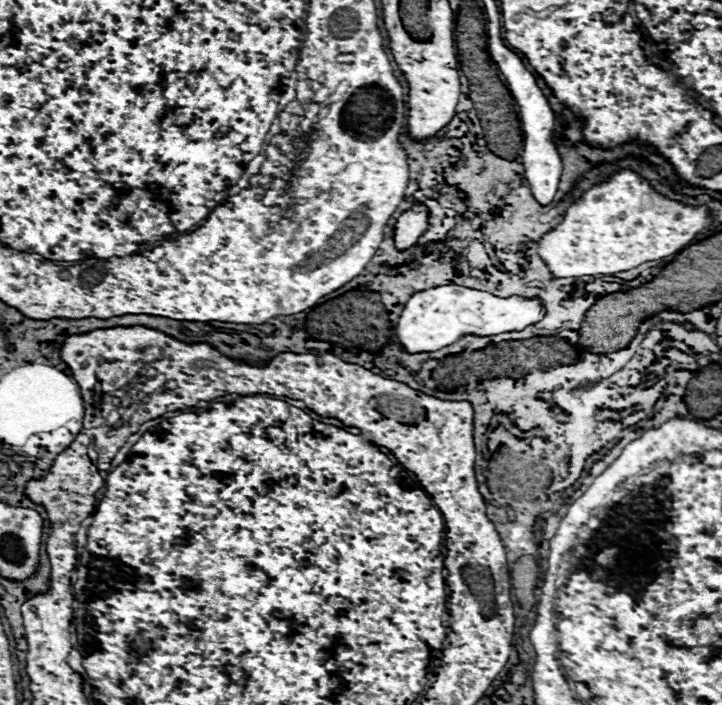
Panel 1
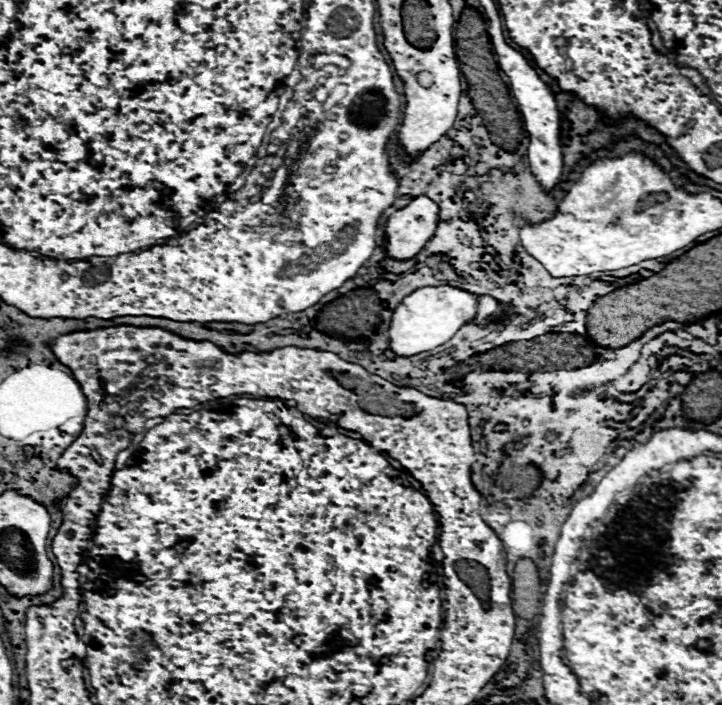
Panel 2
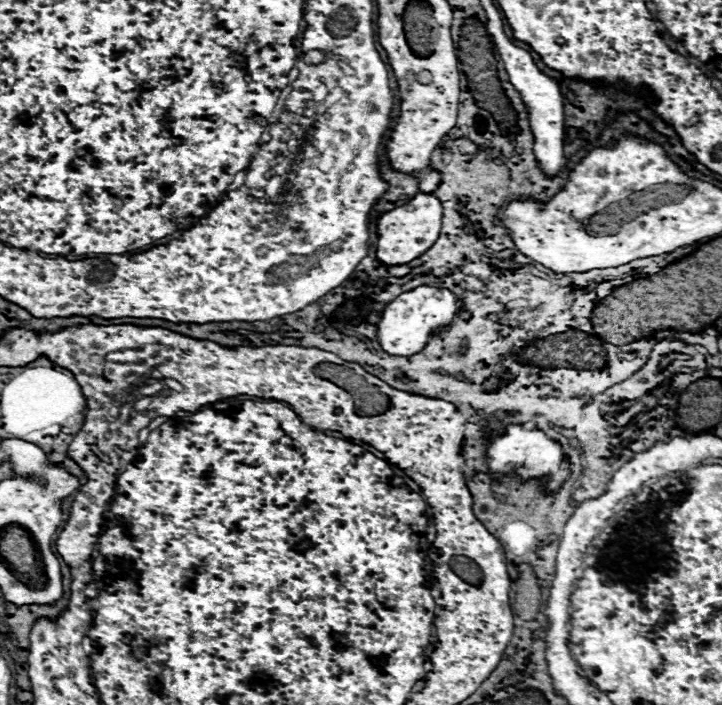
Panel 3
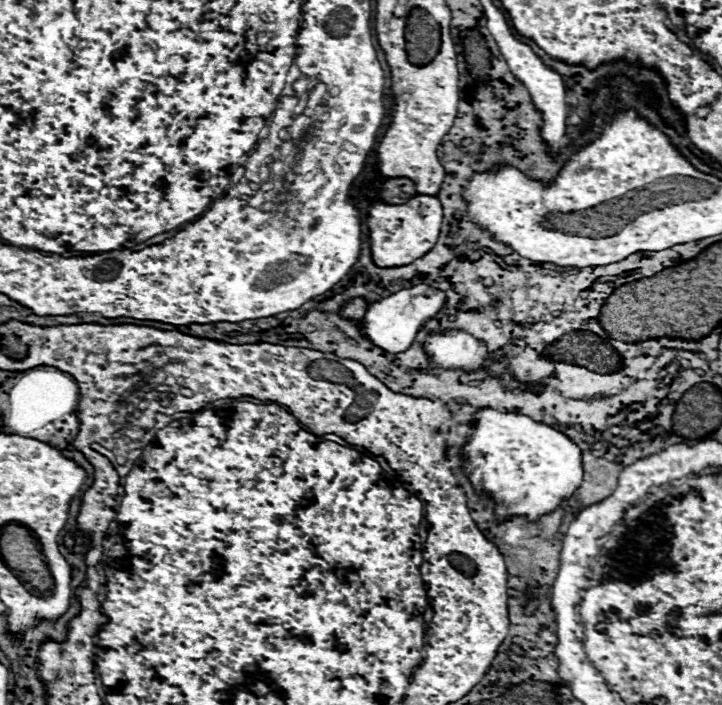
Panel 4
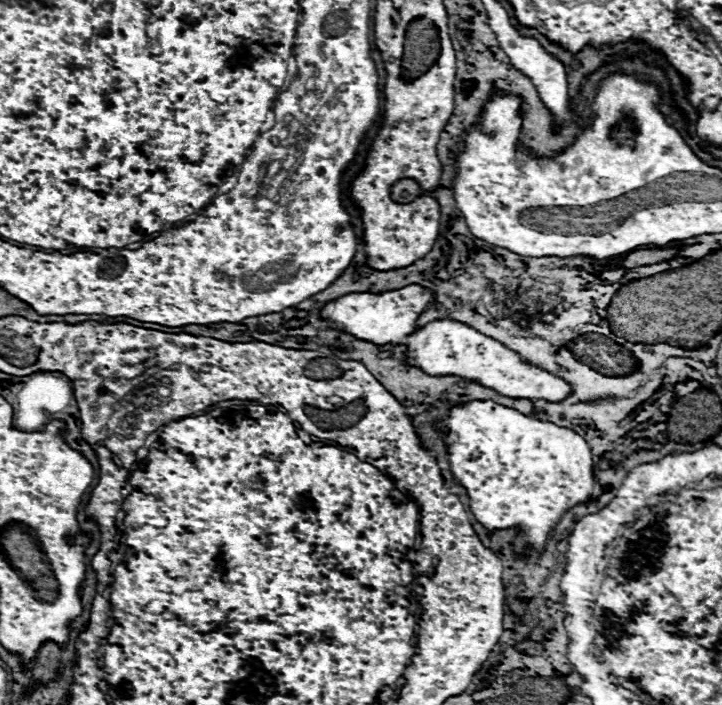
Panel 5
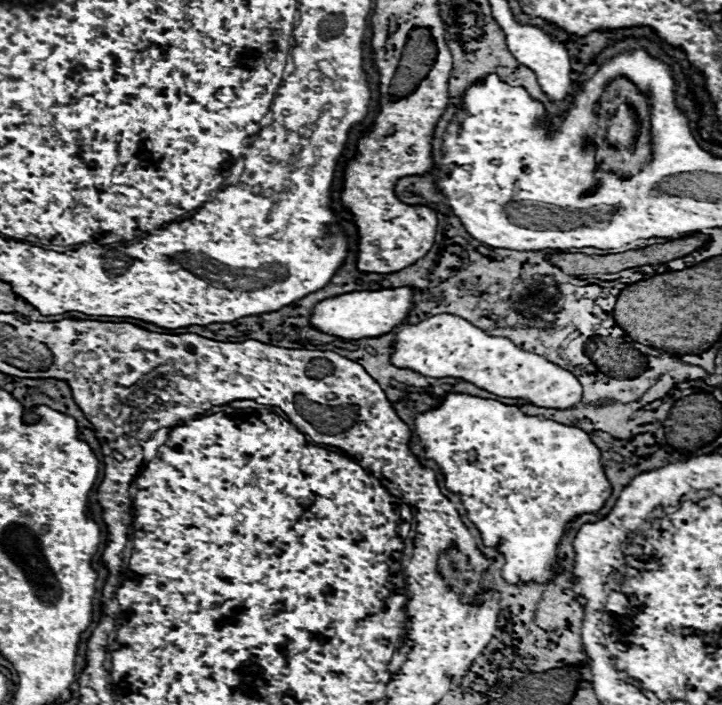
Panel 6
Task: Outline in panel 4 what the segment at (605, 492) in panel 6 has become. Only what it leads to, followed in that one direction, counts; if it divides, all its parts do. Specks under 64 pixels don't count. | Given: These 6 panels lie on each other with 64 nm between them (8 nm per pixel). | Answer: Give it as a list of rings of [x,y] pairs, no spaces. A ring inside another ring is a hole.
[[[480,410],[476,414],[478,428],[472,434],[470,444],[466,446],[468,460],[464,462],[464,468],[470,472],[470,480],[478,490],[490,492],[494,500],[500,502],[496,508],[496,518],[502,516],[528,516],[530,520],[536,520],[542,514],[552,512],[564,498],[568,498],[580,484],[582,484],[582,462],[580,462],[580,448],[572,444],[562,432],[556,432],[554,428],[534,422],[528,416],[520,416],[514,412],[496,412],[496,410]]]

